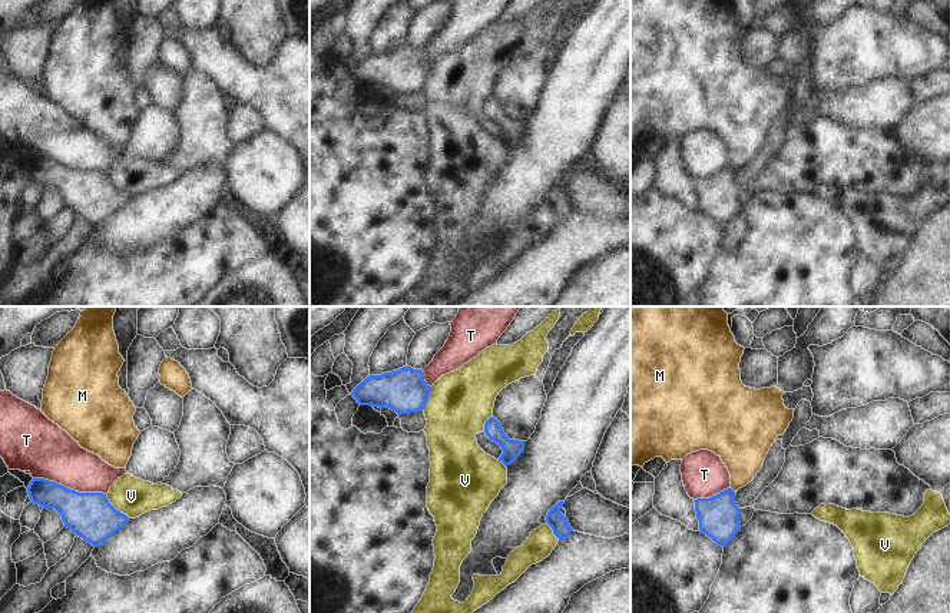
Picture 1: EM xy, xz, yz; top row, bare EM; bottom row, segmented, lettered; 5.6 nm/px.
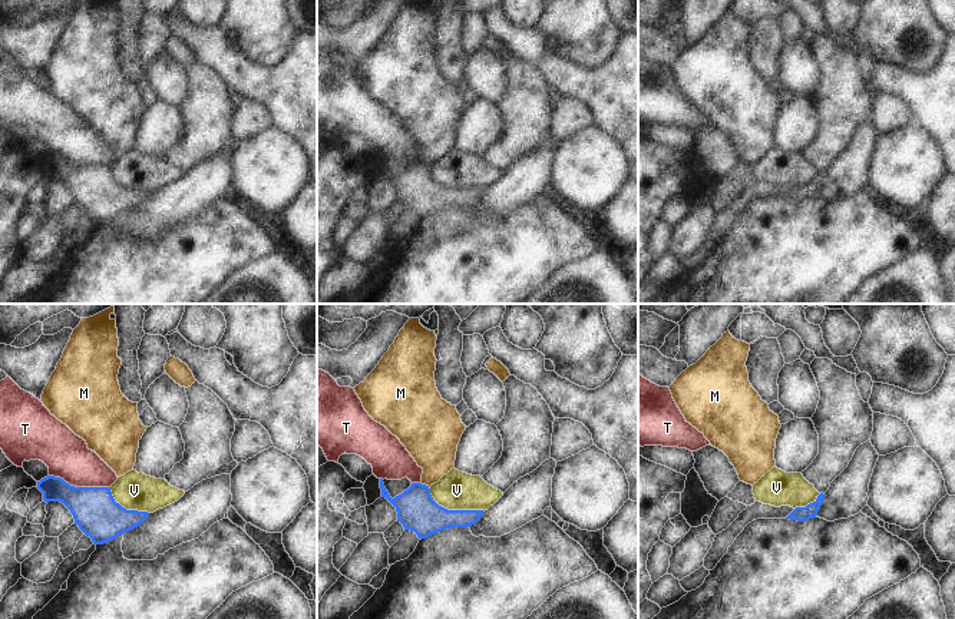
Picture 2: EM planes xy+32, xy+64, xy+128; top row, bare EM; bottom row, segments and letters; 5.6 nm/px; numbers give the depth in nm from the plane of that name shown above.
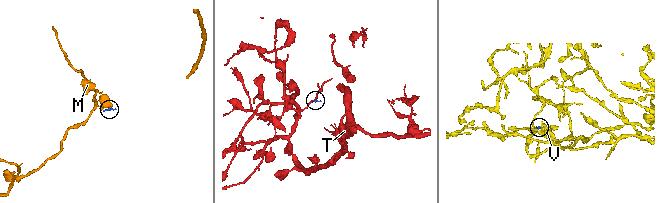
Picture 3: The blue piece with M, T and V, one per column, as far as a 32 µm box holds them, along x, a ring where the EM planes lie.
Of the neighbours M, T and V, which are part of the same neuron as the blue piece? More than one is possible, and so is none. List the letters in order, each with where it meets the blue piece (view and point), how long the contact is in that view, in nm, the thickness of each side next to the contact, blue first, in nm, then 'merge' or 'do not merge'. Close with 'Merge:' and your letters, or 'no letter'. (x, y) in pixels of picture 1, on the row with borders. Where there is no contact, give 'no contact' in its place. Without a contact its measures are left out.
M: yz (732, 490) | 40 nm | 240/280 nm | do not merge
T: xy (69, 489) | 420 nm | 260/300 nm | do not merge
V: xy (115, 509) | 190 nm | 260/220 nm | do not merge
Merge: no letter

